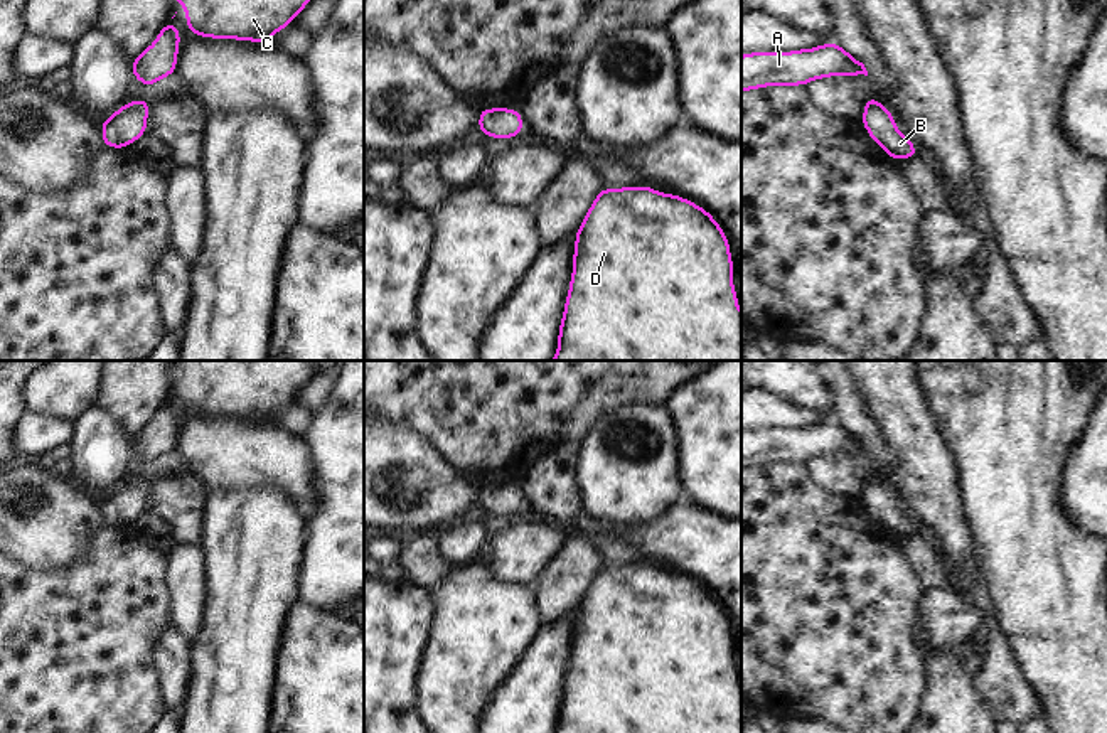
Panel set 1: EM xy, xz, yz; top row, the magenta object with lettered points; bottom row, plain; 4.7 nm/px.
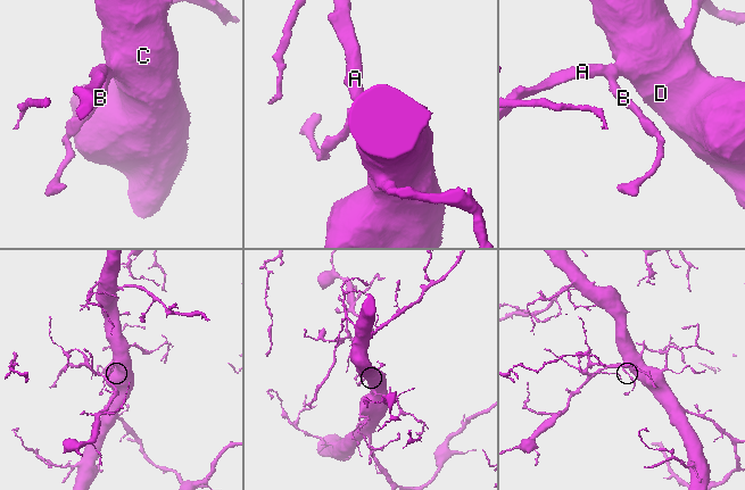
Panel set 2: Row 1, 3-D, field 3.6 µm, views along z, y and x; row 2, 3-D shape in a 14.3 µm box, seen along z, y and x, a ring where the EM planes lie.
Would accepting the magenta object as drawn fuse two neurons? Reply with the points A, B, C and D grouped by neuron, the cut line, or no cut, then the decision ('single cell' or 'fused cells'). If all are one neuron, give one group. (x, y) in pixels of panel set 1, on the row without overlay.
groups A B C D; cut none; single cell

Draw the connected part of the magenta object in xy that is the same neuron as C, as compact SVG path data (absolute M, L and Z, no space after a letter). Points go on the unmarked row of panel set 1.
M170 361L170 371L184 383L194 413L271 421L271 413L288 404L315 374L312 361Z

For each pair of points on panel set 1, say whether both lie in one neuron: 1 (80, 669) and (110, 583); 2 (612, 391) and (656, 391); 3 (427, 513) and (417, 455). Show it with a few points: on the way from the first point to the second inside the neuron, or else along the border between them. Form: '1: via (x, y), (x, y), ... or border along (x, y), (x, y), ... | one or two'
1: via (80, 647), (80, 639), (110, 605) | one
2: via (622, 391), (646, 391) | one
3: via (427, 499), (432, 491), (417, 476), (417, 469) | one

